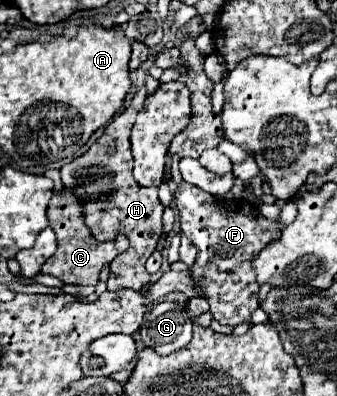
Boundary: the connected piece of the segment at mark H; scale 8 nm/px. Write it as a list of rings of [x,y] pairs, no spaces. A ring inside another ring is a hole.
[[[140,69],[140,73],[142,73],[142,85],[136,89],[130,105],[106,125],[104,133],[90,145],[90,149],[84,155],[72,159],[60,169],[64,187],[72,187],[76,195],[86,203],[84,221],[92,229],[92,235],[98,241],[114,239],[118,233],[124,233],[130,239],[132,247],[120,253],[110,263],[110,277],[106,283],[108,283],[108,289],[112,291],[118,291],[122,287],[142,289],[150,283],[150,273],[144,269],[144,263],[156,249],[158,237],[162,233],[164,205],[158,199],[158,189],[136,185],[132,177],[134,159],[130,151],[130,129],[136,121],[136,113],[142,109],[144,99],[148,95],[148,91],[144,89],[144,71]]]

